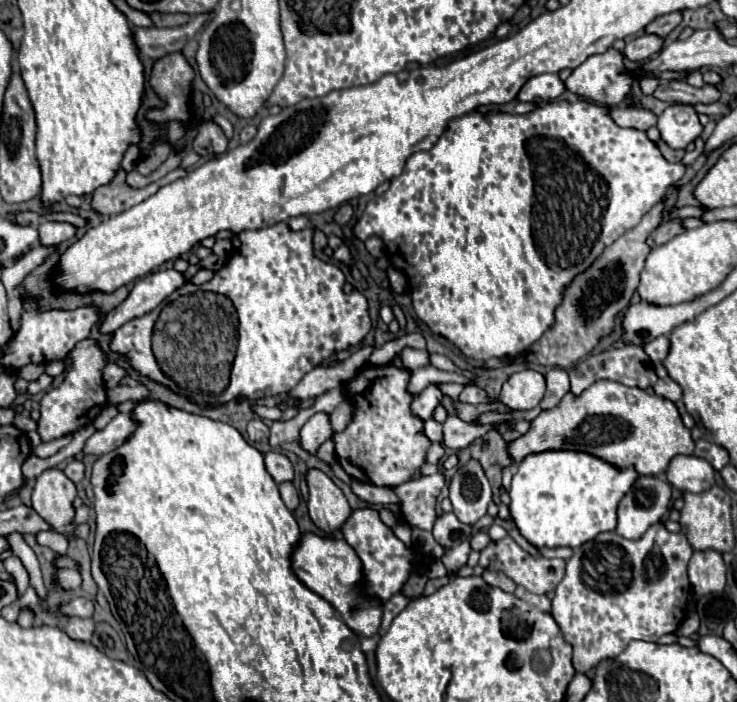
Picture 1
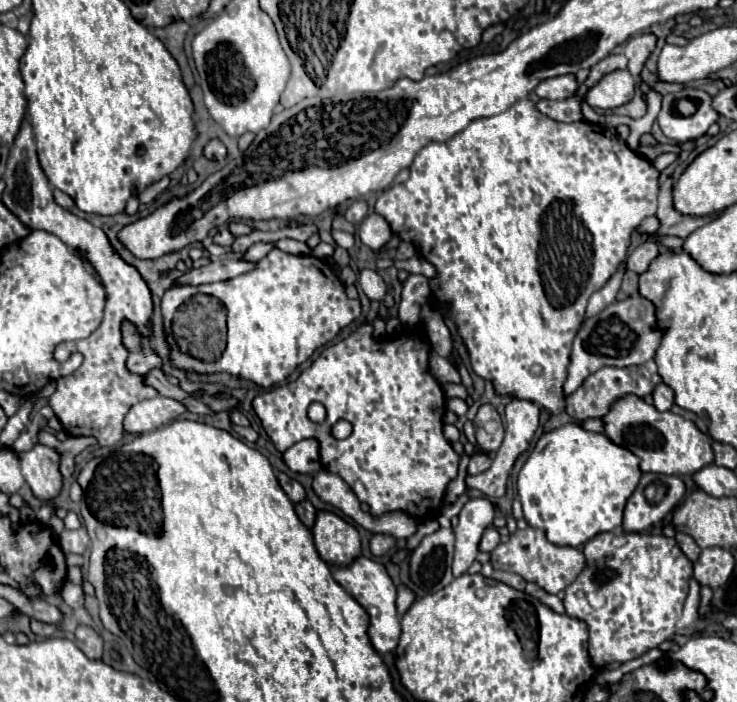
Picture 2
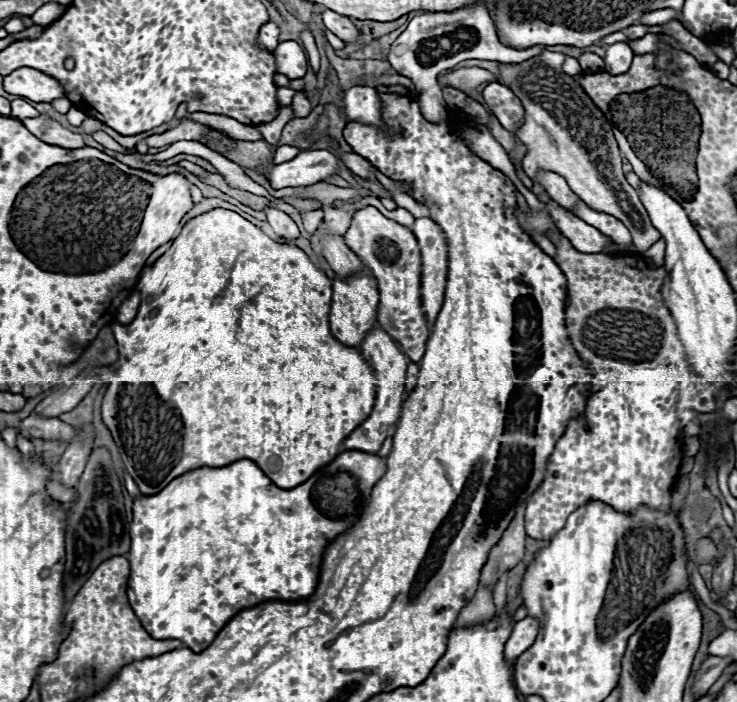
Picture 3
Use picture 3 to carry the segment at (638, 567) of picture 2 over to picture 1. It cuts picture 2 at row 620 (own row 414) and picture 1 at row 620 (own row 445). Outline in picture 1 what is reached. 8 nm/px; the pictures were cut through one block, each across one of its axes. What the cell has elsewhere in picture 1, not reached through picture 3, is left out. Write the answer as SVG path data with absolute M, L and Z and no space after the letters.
M662 522L650 526L642 538L626 540L616 532L598 534L594 540L574 548L574 556L566 564L566 576L558 584L552 598L552 616L564 638L574 648L572 664L576 672L586 674L606 658L620 656L634 640L656 642L664 634L672 634L684 620L684 606L690 592L688 562L692 546L682 532L668 532Z

